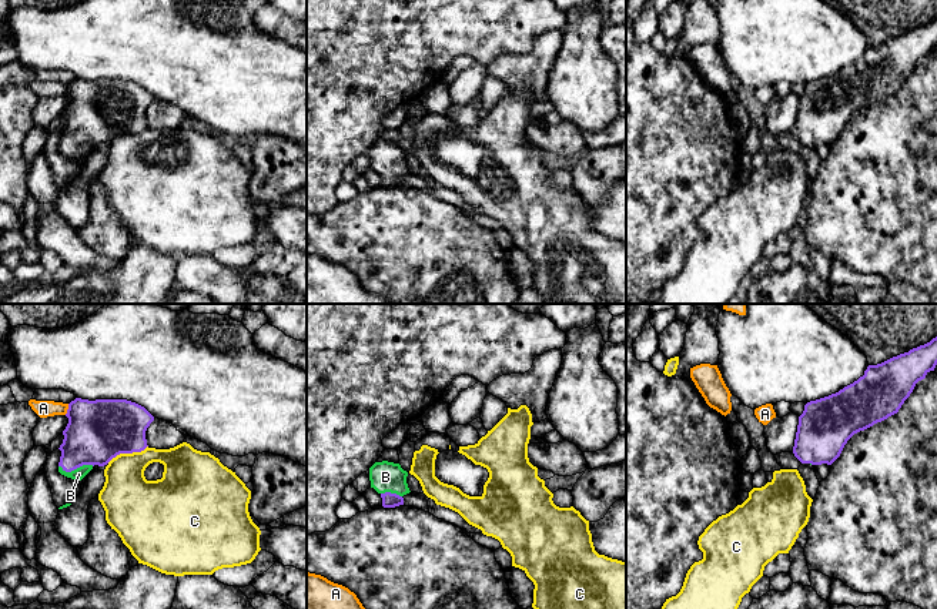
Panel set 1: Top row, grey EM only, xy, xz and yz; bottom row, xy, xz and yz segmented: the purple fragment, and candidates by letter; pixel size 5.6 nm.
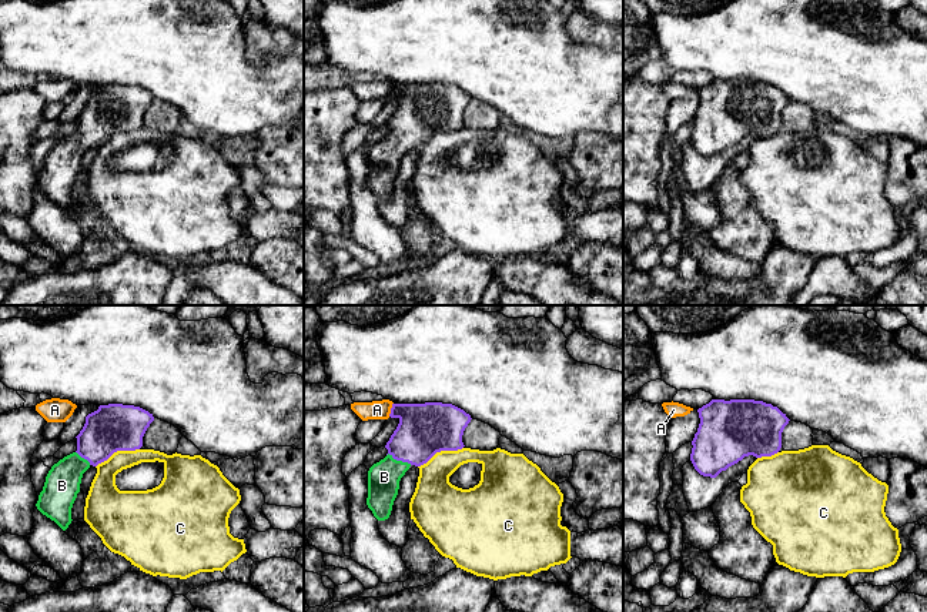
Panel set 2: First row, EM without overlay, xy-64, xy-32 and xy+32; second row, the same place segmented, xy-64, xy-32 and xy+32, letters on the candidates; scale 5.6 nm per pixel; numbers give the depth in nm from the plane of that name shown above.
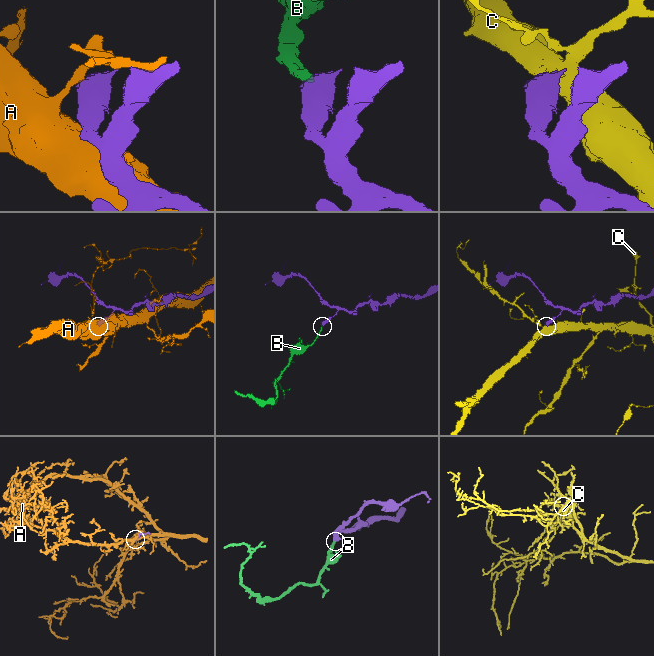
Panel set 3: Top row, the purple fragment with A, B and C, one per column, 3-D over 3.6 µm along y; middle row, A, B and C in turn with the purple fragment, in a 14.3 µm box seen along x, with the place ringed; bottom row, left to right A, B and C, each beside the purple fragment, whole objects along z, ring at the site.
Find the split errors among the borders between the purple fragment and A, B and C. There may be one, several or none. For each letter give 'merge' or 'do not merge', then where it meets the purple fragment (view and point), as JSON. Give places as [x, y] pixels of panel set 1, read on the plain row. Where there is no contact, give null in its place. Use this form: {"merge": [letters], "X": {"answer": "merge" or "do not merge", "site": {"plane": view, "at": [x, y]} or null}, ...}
{"merge": ["B"], "A": {"answer": "do not merge", "site": {"plane": "xy", "at": [67, 90]}}, "B": {"answer": "merge", "site": {"plane": "xy", "at": [76, 149]}}, "C": {"answer": "do not merge", "site": {"plane": "xy", "at": [127, 133]}}}

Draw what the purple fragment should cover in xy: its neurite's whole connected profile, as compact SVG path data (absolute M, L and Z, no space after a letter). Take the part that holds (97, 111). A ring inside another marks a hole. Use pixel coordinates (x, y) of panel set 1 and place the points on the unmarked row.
M81 80L68 84L58 153L81 161L94 145L104 147L120 134L144 131L145 111L154 97L127 80Z

